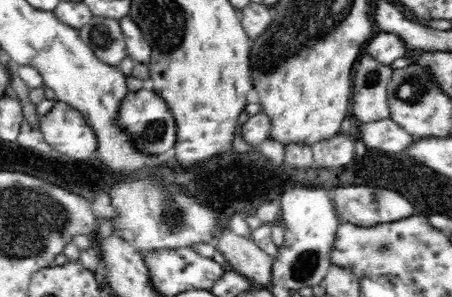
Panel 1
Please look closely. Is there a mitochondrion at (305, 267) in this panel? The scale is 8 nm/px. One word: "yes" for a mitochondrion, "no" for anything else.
yes

